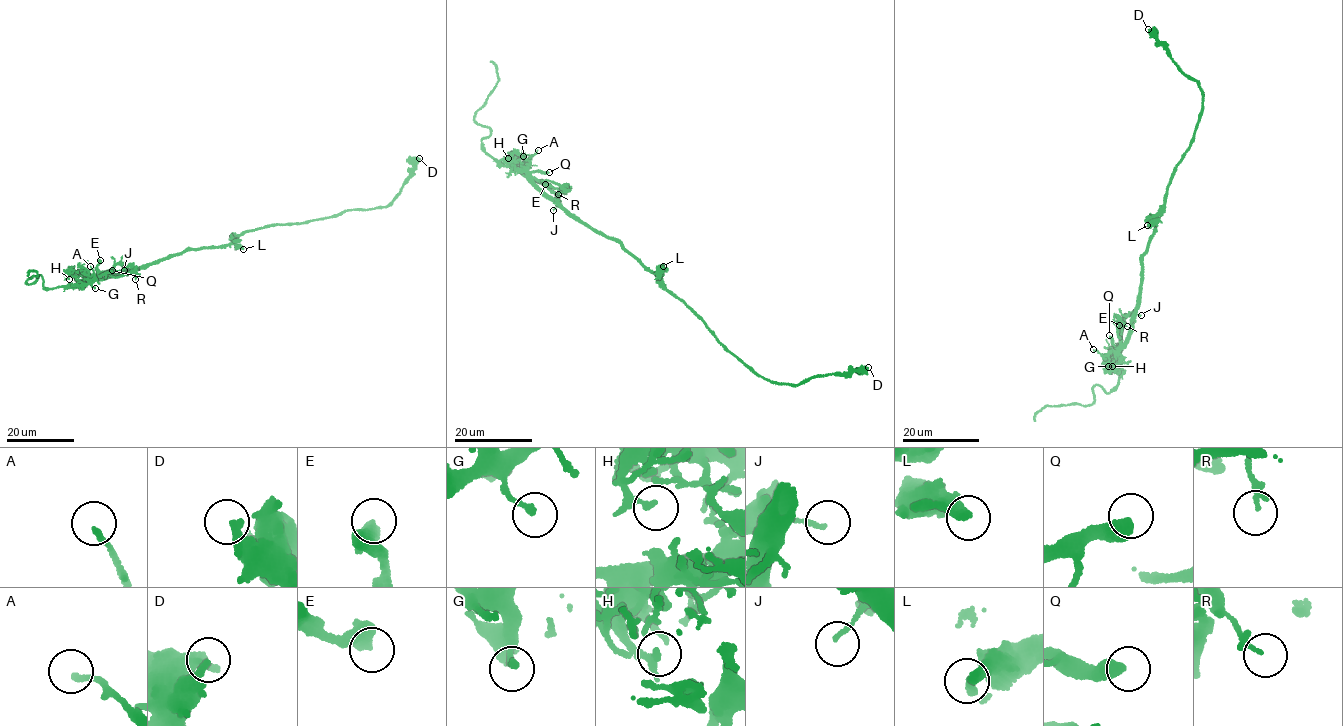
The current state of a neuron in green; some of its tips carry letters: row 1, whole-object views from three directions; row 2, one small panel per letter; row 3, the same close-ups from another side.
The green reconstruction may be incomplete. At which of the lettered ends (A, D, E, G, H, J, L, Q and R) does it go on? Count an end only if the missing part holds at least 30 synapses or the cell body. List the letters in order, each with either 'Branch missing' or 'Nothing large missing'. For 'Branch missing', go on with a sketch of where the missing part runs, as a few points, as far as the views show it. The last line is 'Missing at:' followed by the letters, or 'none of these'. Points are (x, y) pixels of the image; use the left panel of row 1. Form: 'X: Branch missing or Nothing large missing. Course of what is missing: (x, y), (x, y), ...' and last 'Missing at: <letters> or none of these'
A: Nothing large missing
D: Nothing large missing
E: Nothing large missing
G: Nothing large missing
H: Nothing large missing
J: Nothing large missing
L: Nothing large missing
Q: Nothing large missing
R: Nothing large missing
Missing at: none of these

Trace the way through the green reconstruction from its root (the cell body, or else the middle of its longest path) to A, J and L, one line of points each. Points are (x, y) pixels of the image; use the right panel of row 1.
A: (1146, 245), (1139, 294), (1125, 342), (1117, 351), (1107, 356), (1093, 349)
J: (1146, 245), (1136, 306), (1122, 344), (1125, 317), (1141, 315)
L: (1146, 245), (1151, 240), (1154, 220), (1147, 225)

